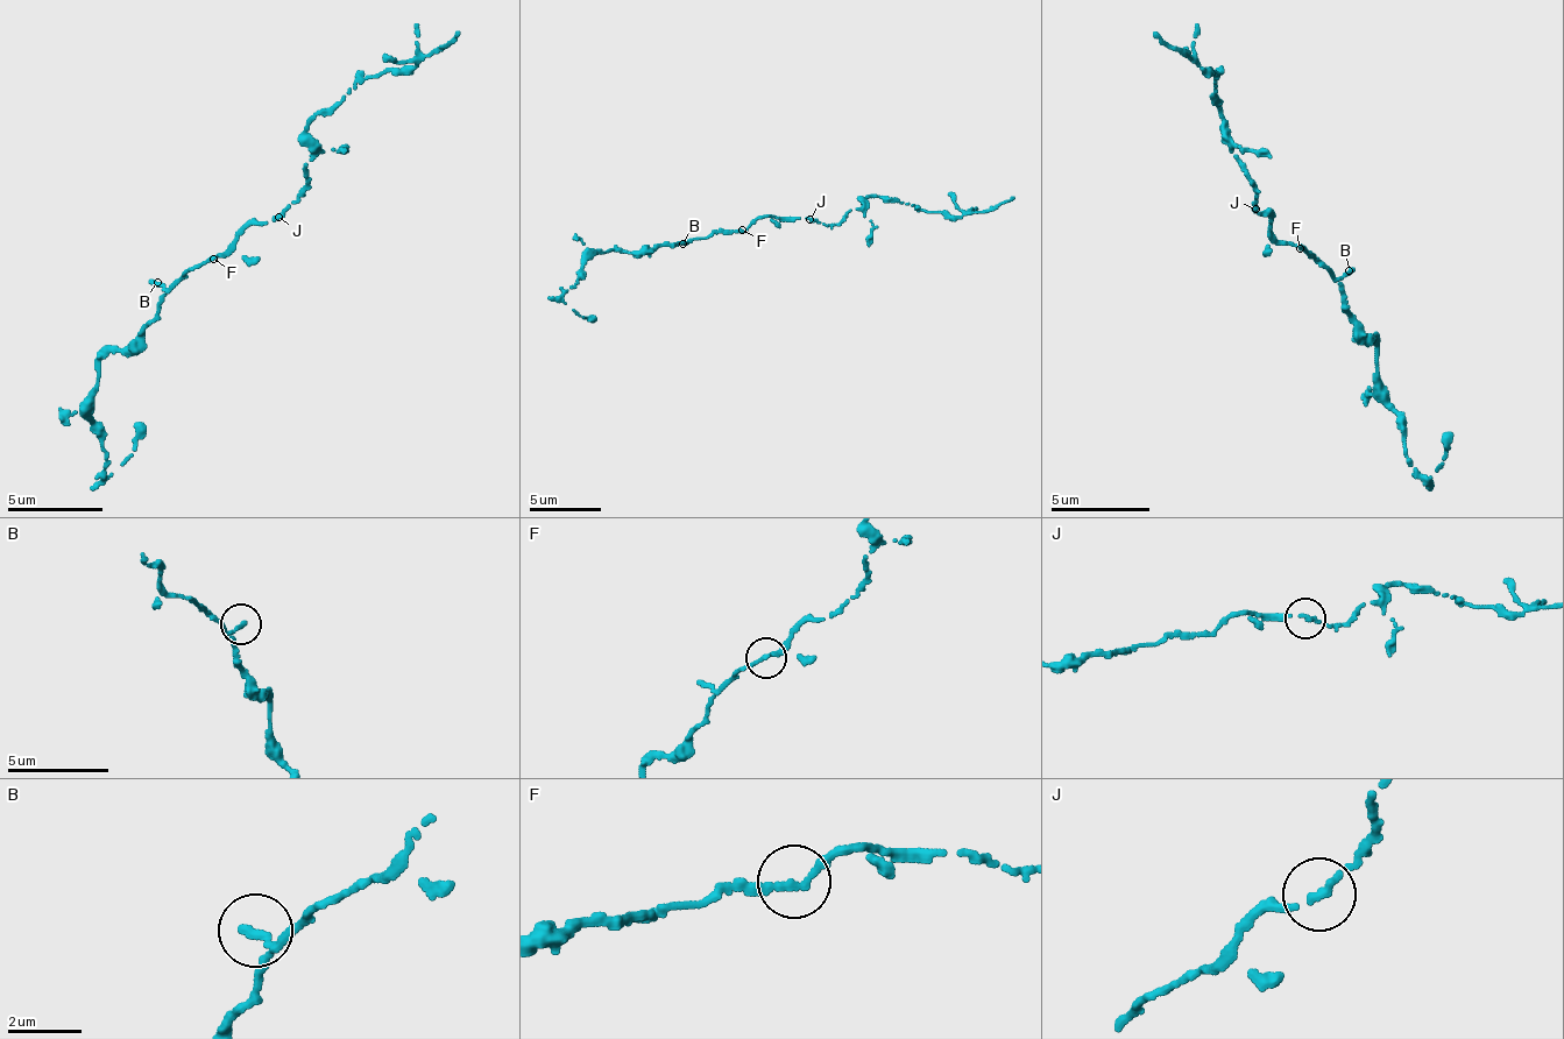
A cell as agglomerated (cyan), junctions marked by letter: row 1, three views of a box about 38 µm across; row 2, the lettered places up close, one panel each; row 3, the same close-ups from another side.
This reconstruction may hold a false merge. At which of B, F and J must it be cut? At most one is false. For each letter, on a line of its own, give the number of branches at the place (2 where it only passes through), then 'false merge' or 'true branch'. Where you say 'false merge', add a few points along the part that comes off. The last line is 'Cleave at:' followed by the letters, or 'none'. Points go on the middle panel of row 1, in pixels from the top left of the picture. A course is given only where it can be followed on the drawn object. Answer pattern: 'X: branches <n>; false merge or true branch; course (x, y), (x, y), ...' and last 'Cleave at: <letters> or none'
B: branches 2; true branch
F: branches 2; true branch
J: branches 2; true branch
Cleave at: none

